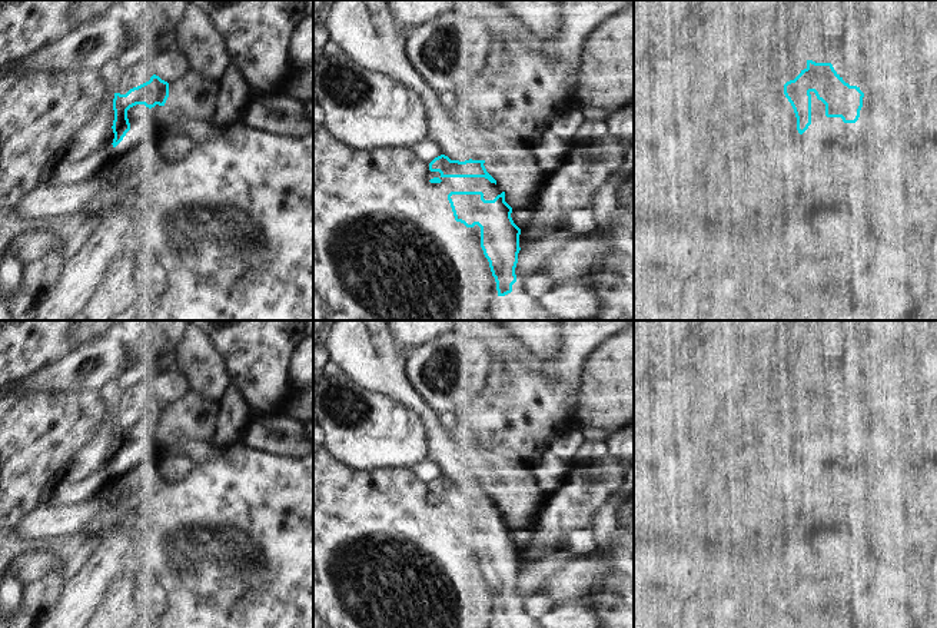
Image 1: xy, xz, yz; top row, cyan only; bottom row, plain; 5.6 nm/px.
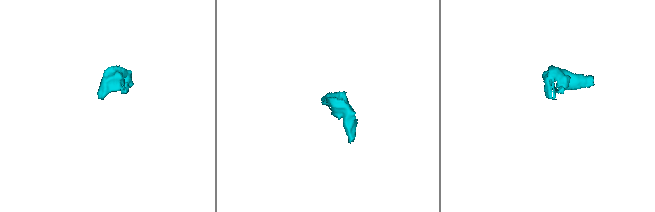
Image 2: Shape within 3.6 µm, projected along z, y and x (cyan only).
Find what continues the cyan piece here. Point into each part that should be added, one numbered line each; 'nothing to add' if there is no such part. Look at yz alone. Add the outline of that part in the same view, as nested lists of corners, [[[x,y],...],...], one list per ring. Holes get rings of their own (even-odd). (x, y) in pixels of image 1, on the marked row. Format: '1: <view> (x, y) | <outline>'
1: yz (786, 72) | [[[793,62],[784,63],[781,66],[777,66],[775,76],[785,84],[790,80],[794,80],[801,70],[797,67],[797,64]]]

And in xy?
1: xy (135, 72) | [[[132,57],[120,64],[110,74],[110,79],[114,83],[114,92],[126,94],[130,89],[149,82],[153,74],[153,66],[150,60]]]

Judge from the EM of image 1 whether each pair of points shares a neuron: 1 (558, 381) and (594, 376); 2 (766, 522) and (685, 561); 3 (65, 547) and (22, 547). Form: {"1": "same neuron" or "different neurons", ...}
{"1": "different neurons", "2": "same neuron", "3": "same neuron"}

